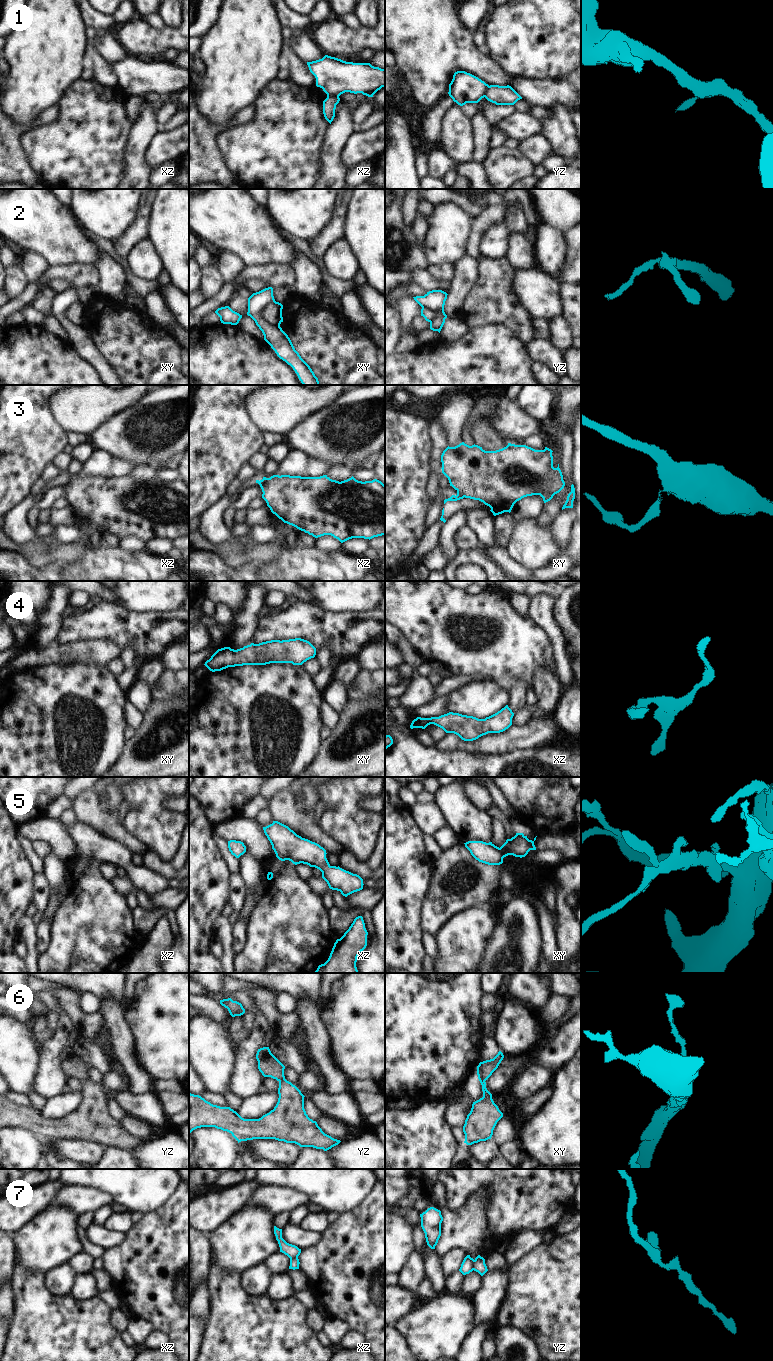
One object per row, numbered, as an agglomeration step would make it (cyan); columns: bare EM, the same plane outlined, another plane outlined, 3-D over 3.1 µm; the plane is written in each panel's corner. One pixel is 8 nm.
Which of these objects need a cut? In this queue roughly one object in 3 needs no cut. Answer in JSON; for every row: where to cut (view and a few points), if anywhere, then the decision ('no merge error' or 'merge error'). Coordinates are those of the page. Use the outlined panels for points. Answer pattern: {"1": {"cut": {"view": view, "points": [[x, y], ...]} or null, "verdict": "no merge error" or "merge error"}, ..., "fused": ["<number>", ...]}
{"1": {"cut": {"view": "xz", "points": [[327, 94], [338, 96]]}, "verdict": "merge error"}, "2": {"cut": {"view": "xy", "points": [[269, 301], [259, 310], [259, 314], [271, 323], [279, 326]]}, "verdict": "merge error"}, "3": {"cut": {"view": "xy", "points": [[456, 495], [463, 497]]}, "verdict": "merge error"}, "4": {"cut": null, "verdict": "no merge error"}, "5": {"cut": null, "verdict": "no merge error"}, "6": {"cut": null, "verdict": "no merge error"}, "7": {"cut": {"view": "yz", "points": [[474, 1260], [472, 1269]]}, "verdict": "merge error"}, "fused": ["1", "2", "3", "7"]}

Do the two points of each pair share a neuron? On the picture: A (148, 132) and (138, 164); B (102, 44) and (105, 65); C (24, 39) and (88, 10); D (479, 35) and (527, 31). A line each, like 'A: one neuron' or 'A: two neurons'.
A: one neuron
B: two neurons
C: two neurons
D: two neurons

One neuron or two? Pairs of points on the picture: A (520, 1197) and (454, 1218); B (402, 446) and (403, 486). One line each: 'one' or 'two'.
A: two
B: one

